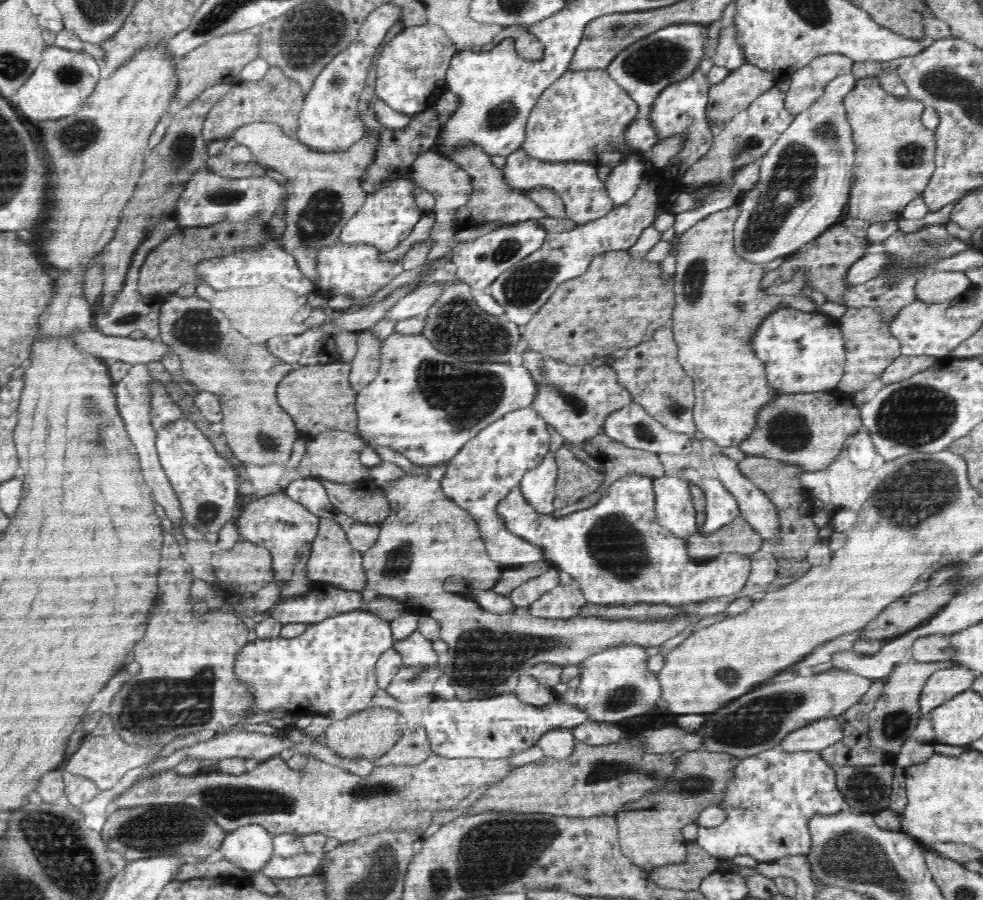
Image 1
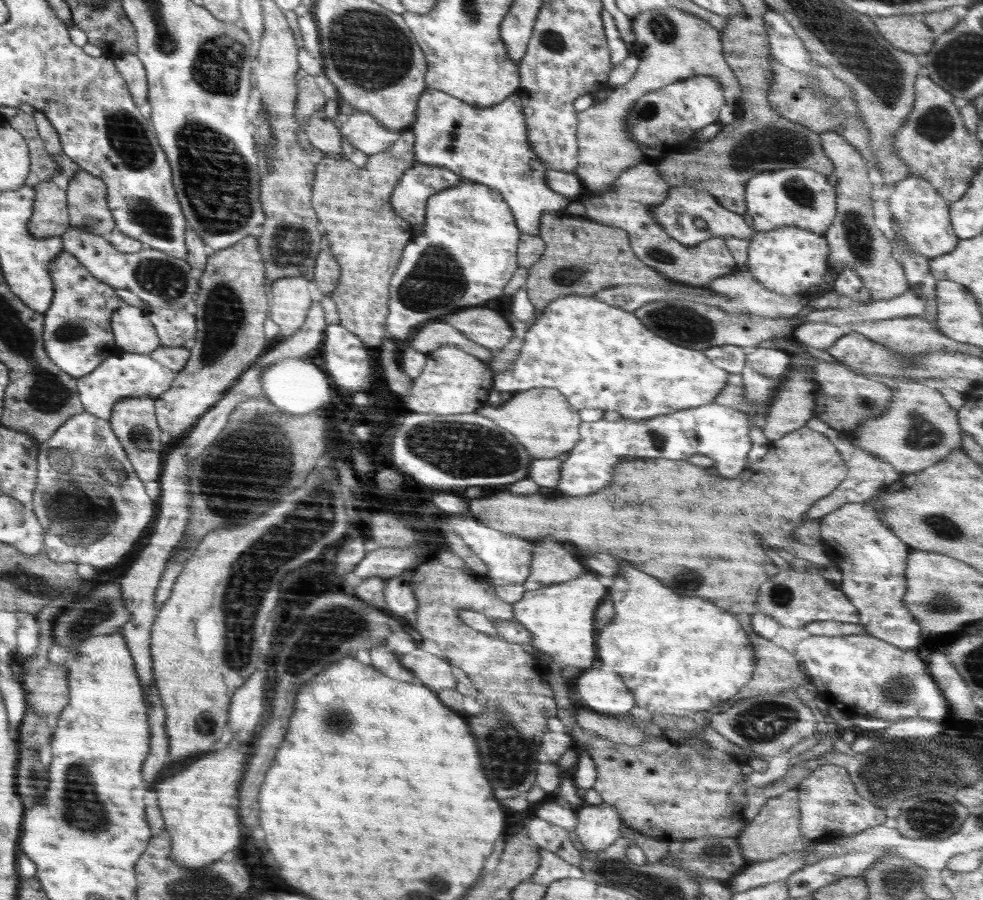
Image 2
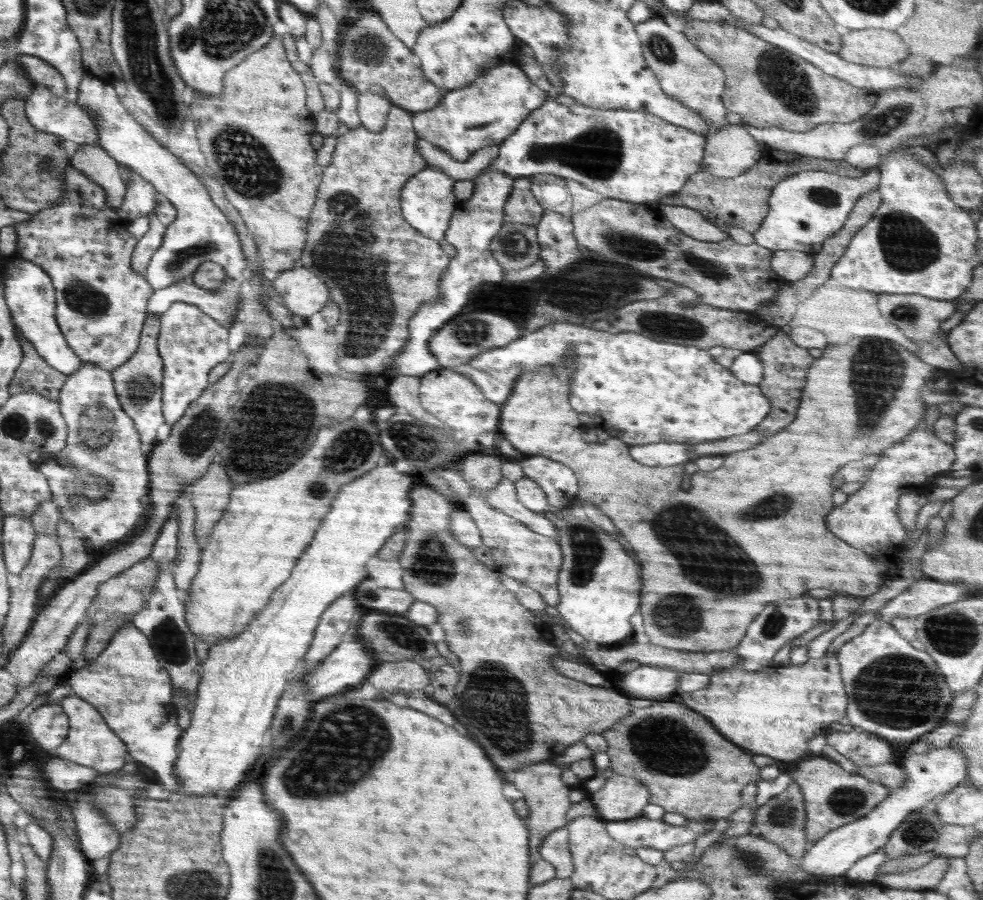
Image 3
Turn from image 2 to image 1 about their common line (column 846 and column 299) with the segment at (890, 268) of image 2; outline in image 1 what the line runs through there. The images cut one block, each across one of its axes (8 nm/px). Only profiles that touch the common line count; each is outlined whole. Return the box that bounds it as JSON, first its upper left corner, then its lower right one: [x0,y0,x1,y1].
[233,122,378,284]

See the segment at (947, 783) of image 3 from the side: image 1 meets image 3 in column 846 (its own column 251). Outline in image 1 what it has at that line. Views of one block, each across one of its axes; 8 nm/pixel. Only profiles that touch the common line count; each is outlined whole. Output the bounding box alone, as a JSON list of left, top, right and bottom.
[219,824,273,871]

